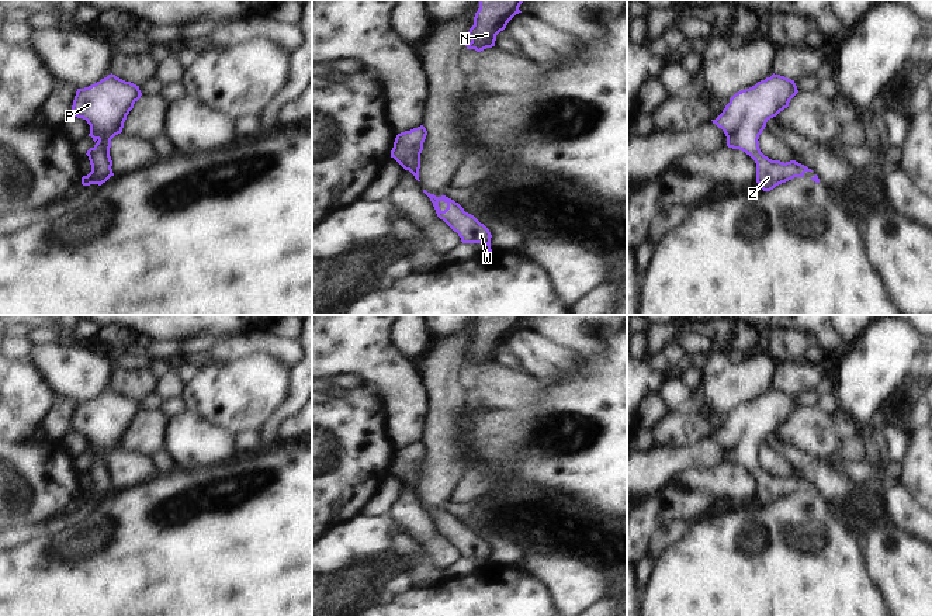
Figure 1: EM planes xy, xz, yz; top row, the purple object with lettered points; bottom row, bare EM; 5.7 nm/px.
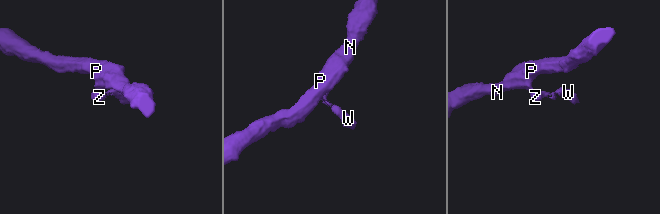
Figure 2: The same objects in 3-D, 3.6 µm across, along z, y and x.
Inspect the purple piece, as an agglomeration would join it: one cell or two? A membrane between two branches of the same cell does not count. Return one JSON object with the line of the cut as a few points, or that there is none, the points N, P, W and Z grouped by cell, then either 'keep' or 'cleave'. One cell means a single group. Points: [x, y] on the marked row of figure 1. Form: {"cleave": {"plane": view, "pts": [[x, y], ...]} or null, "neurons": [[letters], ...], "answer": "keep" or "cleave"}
{"cleave": null, "neurons": [["N", "P", "W", "Z"]], "answer": "keep"}

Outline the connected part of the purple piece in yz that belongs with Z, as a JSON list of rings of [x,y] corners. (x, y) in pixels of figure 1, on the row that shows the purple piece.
[[[773,73],[755,86],[735,93],[723,113],[711,120],[724,131],[728,148],[739,149],[755,160],[756,183],[763,191],[813,172],[796,160],[786,163],[772,160],[759,149],[758,139],[766,122],[787,108],[797,93],[794,80]]]

